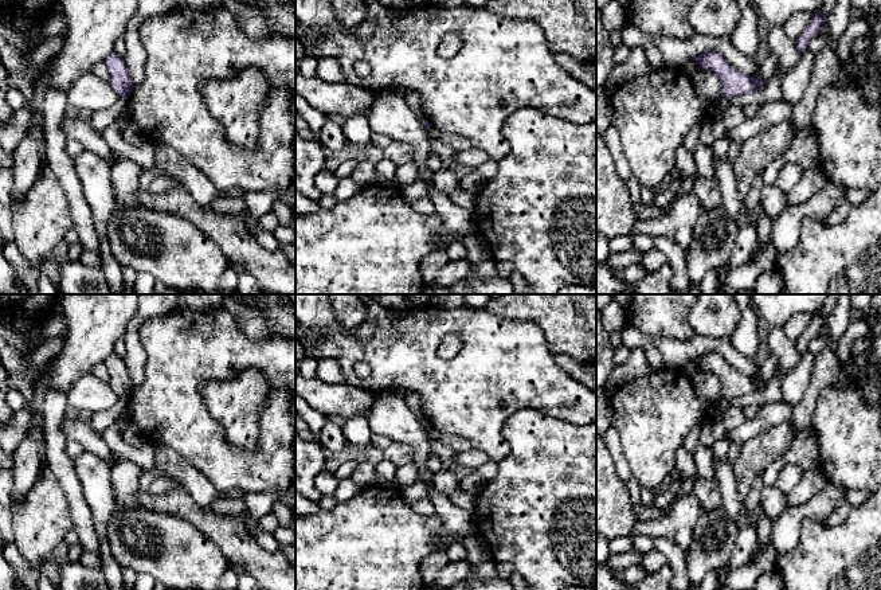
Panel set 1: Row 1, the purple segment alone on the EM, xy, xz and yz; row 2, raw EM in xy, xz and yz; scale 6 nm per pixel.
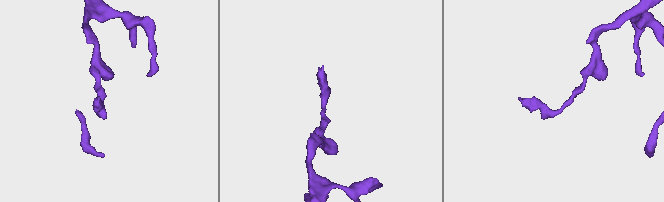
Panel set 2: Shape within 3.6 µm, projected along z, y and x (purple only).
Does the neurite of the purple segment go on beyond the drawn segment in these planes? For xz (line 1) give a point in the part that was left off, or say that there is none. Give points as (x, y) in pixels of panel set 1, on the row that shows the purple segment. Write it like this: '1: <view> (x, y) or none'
1: none

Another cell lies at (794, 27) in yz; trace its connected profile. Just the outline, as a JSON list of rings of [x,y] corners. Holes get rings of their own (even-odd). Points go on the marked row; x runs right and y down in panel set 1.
[[[808,12],[794,13],[783,26],[784,34],[790,39],[796,40],[802,35],[806,26],[808,24],[811,15],[813,13]]]

